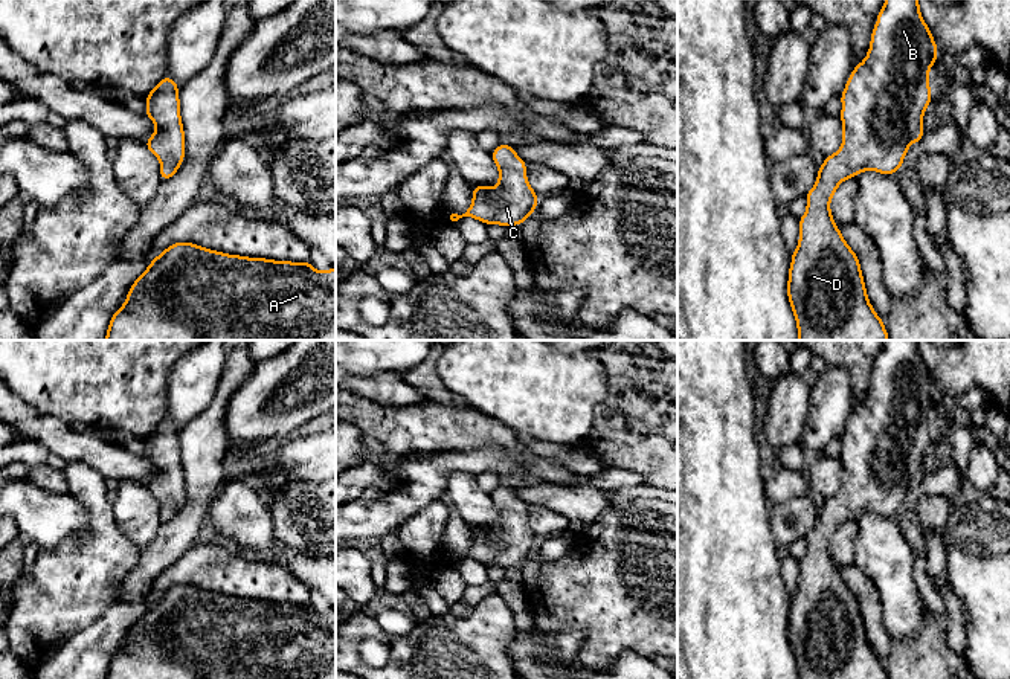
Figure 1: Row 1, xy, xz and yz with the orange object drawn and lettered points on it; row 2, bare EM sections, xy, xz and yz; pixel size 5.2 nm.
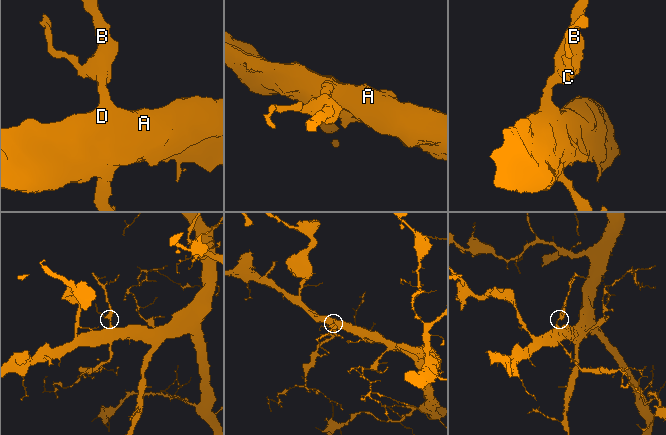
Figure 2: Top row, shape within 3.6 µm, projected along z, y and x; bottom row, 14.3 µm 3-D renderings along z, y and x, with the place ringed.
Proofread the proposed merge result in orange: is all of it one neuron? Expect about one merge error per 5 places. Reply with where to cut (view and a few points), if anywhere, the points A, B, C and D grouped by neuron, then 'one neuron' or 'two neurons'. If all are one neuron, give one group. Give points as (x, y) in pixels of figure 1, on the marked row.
cut none; groups A B C D; one neuron

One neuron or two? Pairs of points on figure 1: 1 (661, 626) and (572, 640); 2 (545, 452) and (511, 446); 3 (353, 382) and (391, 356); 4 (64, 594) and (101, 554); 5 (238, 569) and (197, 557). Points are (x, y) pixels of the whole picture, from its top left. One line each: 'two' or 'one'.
1: two
2: two
3: two
4: one
5: one

